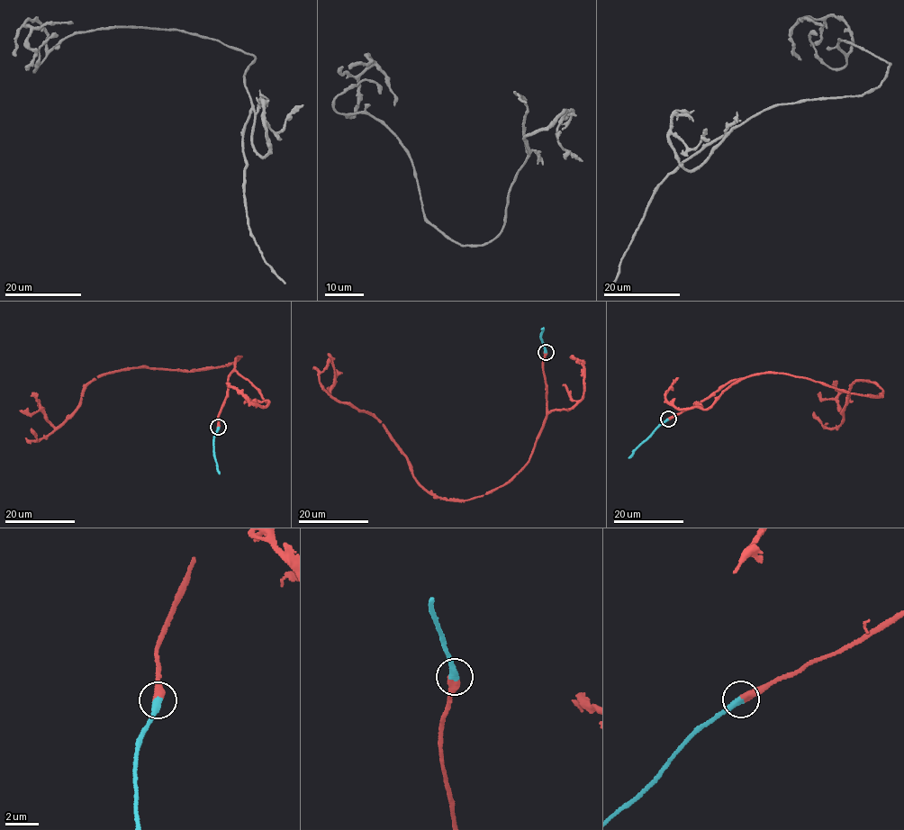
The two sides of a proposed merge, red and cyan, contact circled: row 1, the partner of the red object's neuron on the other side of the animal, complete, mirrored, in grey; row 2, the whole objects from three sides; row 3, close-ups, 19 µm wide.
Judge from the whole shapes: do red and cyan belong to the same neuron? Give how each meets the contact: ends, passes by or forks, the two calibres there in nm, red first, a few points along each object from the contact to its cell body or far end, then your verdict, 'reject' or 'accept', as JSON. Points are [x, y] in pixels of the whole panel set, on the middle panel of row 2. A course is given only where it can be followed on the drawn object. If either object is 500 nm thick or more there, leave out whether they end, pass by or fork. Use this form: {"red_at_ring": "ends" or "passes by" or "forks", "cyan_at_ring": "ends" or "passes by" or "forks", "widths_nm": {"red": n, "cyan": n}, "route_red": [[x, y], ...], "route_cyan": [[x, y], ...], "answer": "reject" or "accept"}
{"red_at_ring": "ends", "cyan_at_ring": "ends", "widths_nm": {"red": 480, "cyan": 440}, "route_red": [[546, 351], [546, 414], [529, 461], [467, 500], [422, 488], [384, 425], [332, 398], [335, 380], [328, 394]], "route_cyan": [[546, 351], [539, 338], [543, 328]], "answer": "accept"}

